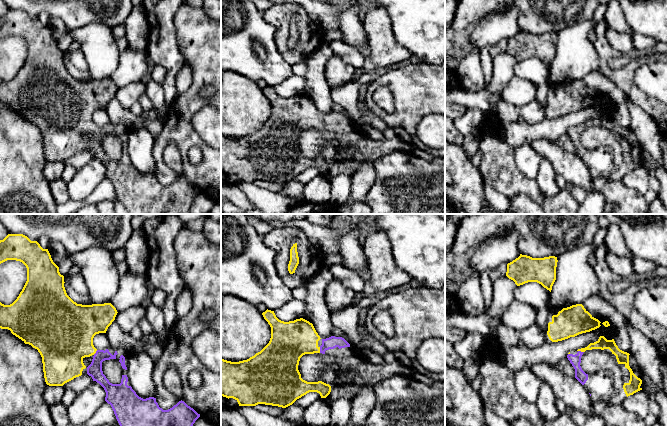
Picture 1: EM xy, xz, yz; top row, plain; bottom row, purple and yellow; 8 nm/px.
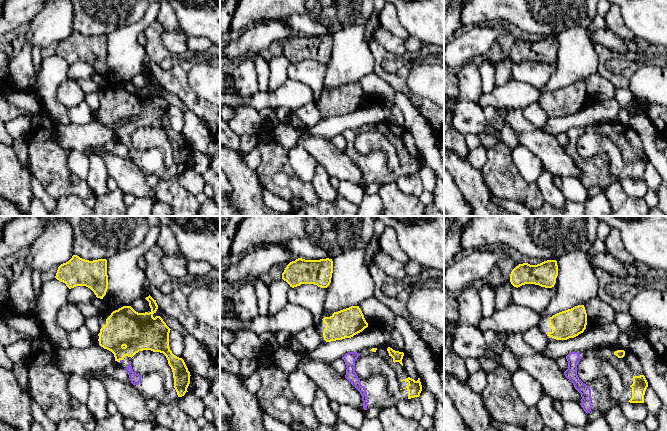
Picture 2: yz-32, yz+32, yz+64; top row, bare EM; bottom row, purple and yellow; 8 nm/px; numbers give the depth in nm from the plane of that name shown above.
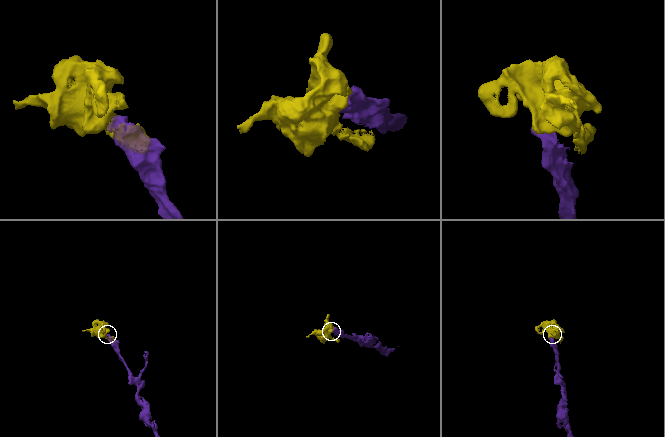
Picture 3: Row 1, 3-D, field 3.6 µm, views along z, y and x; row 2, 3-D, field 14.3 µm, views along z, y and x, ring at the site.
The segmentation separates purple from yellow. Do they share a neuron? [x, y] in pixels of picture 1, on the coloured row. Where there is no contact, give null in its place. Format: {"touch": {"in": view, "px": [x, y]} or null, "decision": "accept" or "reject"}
{"touch": {"in": "xz", "px": [320, 350]}, "decision": "accept"}

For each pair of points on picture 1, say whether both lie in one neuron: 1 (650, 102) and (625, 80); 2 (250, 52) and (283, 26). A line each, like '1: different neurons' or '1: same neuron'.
1: same neuron
2: different neurons

